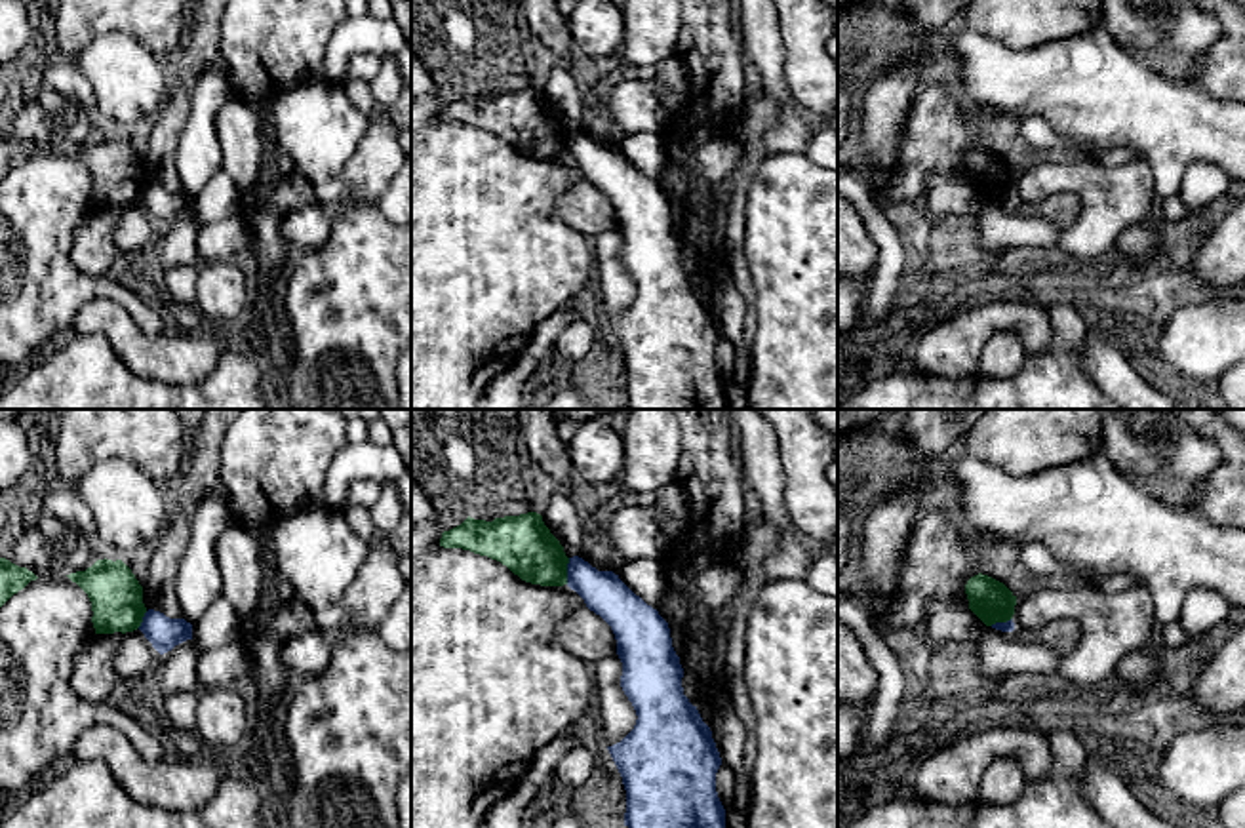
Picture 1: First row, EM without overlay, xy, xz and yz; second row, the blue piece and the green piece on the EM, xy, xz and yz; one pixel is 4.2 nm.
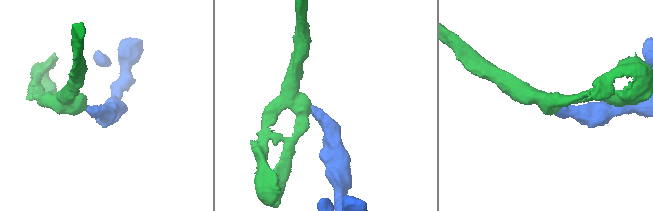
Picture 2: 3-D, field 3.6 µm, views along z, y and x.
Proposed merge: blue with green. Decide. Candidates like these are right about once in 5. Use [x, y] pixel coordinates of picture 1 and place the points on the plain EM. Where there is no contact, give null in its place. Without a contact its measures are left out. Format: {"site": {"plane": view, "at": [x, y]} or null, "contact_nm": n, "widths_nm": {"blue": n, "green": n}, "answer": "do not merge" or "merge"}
{"site": {"plane": "xz", "at": [568, 145]}, "contact_nm": 110, "widths_nm": {"blue": 180, "green": 240}, "answer": "do not merge"}

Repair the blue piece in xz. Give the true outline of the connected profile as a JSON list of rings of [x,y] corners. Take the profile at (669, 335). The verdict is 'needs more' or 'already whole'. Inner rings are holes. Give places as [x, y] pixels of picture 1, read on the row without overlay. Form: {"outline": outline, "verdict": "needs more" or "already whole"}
{"outline": [[[569,131],[567,160],[613,204],[622,236],[621,261],[636,284],[634,303],[607,320],[626,364],[624,400],[632,409],[727,409],[725,383],[716,365],[721,339],[710,301],[683,268],[683,242],[672,221],[668,196],[613,145],[598,145]]], "verdict": "already whole"}

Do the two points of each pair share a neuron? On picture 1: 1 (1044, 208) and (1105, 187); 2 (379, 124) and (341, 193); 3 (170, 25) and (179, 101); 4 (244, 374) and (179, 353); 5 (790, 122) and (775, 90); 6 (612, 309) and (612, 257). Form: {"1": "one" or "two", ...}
{"1": "two", "2": "one", "3": "two", "4": "two", "5": "one", "6": "one"}

